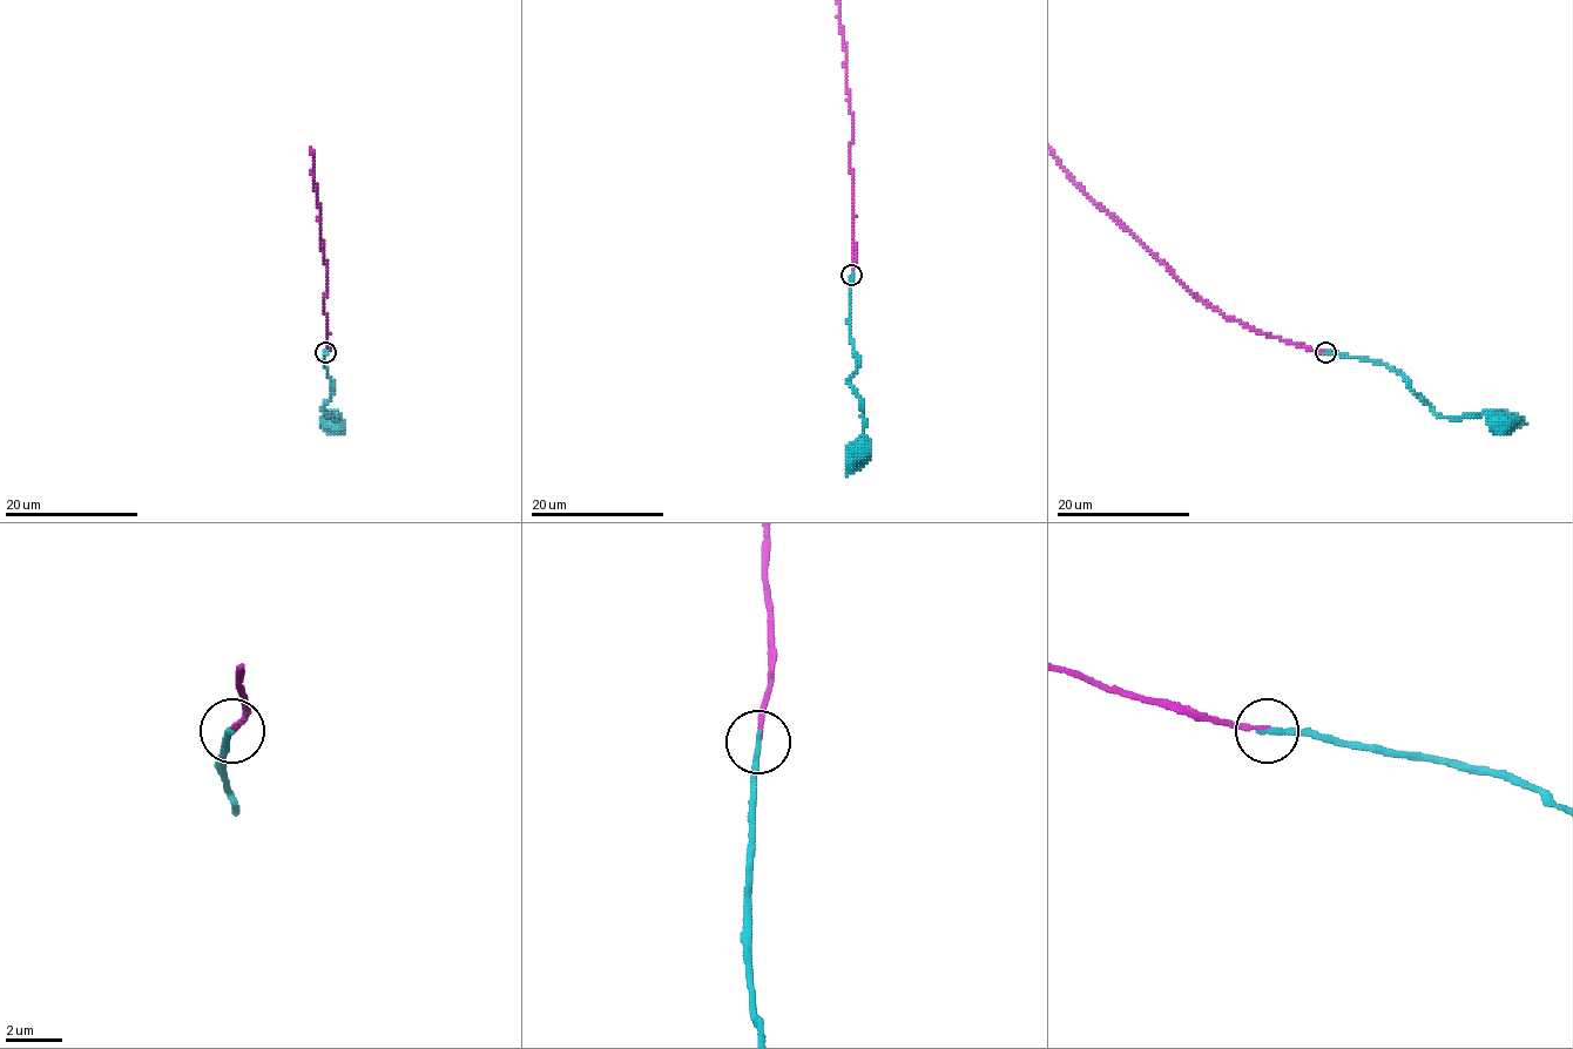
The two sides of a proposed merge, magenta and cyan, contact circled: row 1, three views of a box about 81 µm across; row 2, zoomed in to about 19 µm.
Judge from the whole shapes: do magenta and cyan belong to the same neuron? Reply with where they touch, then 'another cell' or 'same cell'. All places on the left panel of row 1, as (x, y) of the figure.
at (325, 352); same cell

